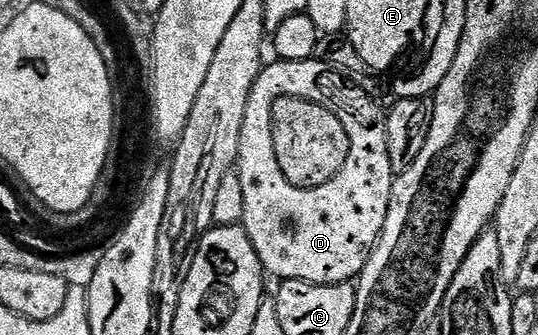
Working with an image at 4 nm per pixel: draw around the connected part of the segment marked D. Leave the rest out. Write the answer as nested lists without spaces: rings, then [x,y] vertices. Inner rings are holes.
[[[281,60],[270,66],[262,67],[259,78],[255,82],[255,86],[251,90],[251,98],[247,102],[247,110],[243,118],[243,130],[241,131],[241,145],[237,151],[237,163],[235,165],[236,171],[239,173],[245,185],[245,197],[243,198],[243,218],[241,224],[245,229],[247,238],[251,238],[251,246],[255,246],[255,254],[259,254],[259,262],[261,267],[265,269],[270,277],[277,276],[278,281],[283,280],[298,280],[299,282],[307,282],[308,284],[348,284],[356,281],[360,277],[361,271],[367,266],[369,256],[373,253],[373,247],[377,245],[377,240],[381,237],[383,226],[387,222],[387,210],[391,202],[391,194],[393,193],[393,181],[395,173],[391,166],[391,158],[387,150],[387,130],[385,129],[385,121],[387,119],[386,113],[381,112],[381,108],[364,92],[361,88],[356,88],[342,73],[338,72],[336,68],[328,68],[323,62],[314,60]],[[281,92],[297,93],[301,97],[310,100],[313,103],[322,104],[327,110],[331,110],[343,122],[344,128],[350,134],[351,138],[351,156],[347,158],[346,164],[339,170],[337,180],[327,185],[319,185],[314,189],[299,192],[297,188],[292,187],[286,183],[286,179],[281,176],[281,172],[276,169],[276,156],[274,149],[274,129],[277,119],[274,117],[276,109],[273,108],[273,100],[280,97]]]

